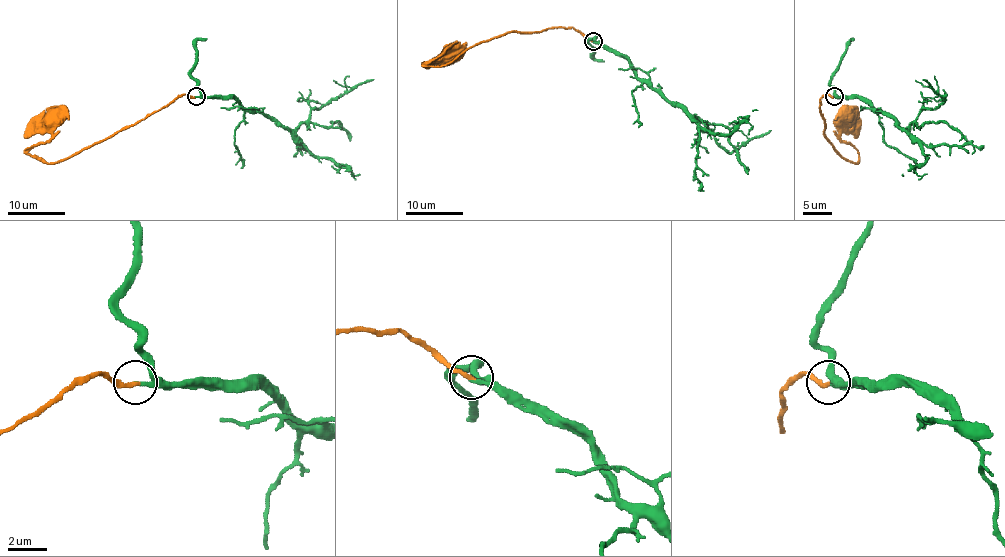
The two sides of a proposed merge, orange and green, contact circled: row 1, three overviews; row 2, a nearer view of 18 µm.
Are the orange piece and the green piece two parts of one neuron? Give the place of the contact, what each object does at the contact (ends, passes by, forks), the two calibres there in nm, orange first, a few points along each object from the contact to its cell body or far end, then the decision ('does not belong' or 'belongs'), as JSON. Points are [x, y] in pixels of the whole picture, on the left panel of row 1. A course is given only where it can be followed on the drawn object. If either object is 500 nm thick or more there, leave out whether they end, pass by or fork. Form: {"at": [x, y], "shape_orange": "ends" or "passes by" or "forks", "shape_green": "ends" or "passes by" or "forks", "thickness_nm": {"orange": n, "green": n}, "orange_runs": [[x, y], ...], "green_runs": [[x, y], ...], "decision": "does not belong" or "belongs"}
{"at": [196, 96], "shape_orange": "ends", "shape_green": "passes by", "thickness_nm": {"orange": 220, "green": 150}, "orange_runs": [[195, 96], [182, 95], [144, 119], [51, 163], [39, 160], [28, 152], [51, 138], [53, 117]], "green_runs": [[195, 96], [231, 96], [243, 107], [261, 110], [281, 126], [294, 129], [313, 109], [373, 79]], "decision": "belongs"}

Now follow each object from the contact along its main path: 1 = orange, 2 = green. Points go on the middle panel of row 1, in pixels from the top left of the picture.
1: (593, 42), (570, 27), (508, 31), (484, 40), (448, 63), (425, 66), (448, 46), (451, 52)
2: (593, 42), (616, 50), (640, 79), (700, 119), (716, 142), (729, 152), (737, 150), (756, 136), (770, 130)

